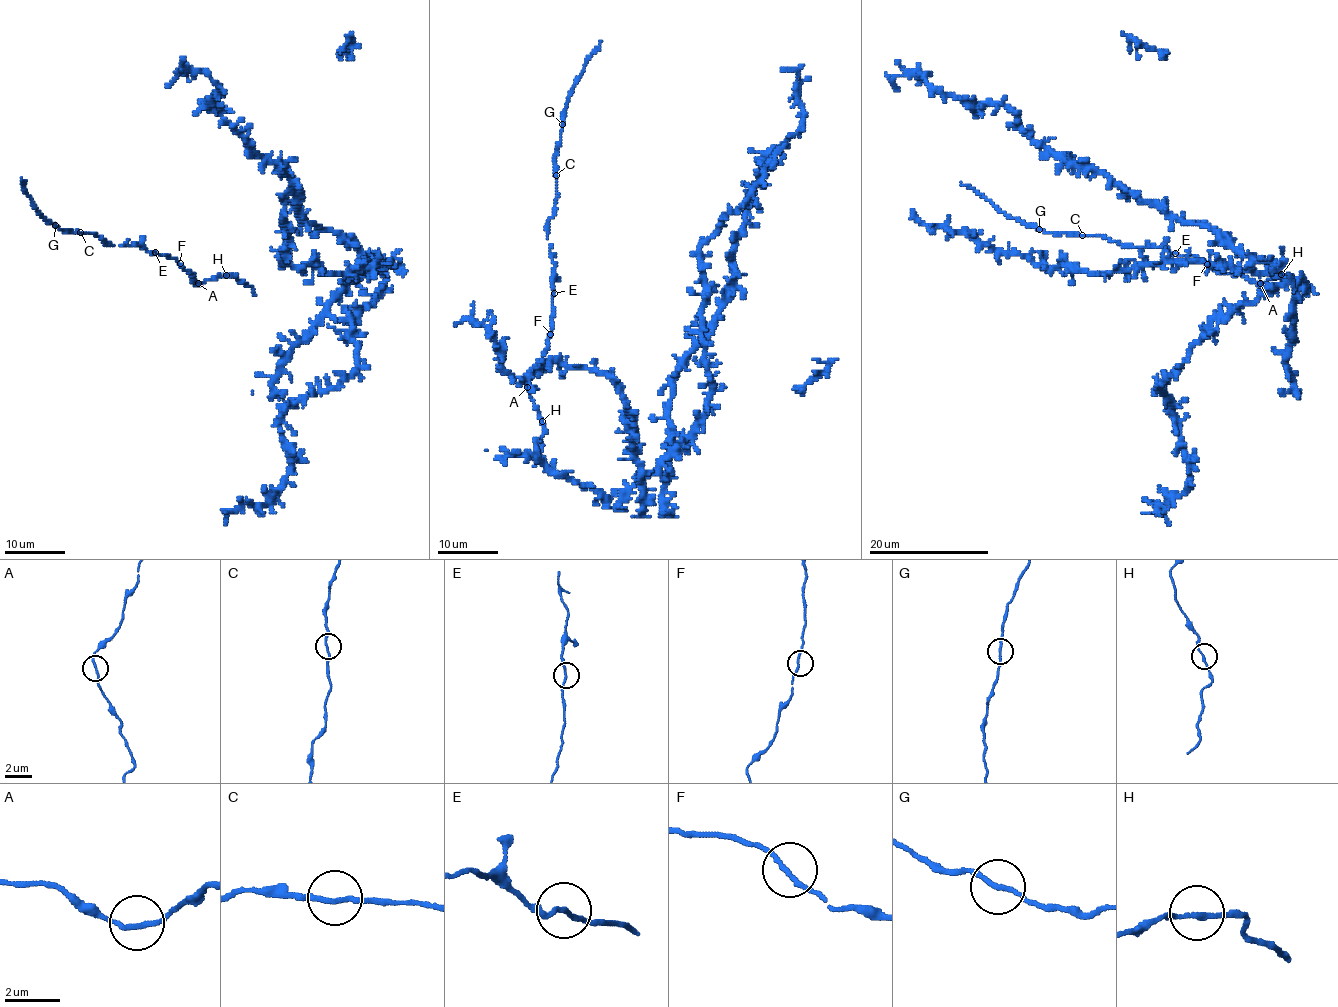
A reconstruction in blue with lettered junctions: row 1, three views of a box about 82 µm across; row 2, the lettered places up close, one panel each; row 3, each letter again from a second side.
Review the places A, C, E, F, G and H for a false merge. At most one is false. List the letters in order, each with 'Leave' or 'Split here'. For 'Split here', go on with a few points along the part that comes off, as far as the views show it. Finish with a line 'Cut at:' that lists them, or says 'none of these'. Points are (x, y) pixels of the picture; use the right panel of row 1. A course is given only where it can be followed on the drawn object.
A: Leave
C: Leave
E: Leave
F: Leave
G: Split here. Course of the part to remove: (1038, 229), (1008, 217), (962, 183)
H: Leave
Cut at: G

